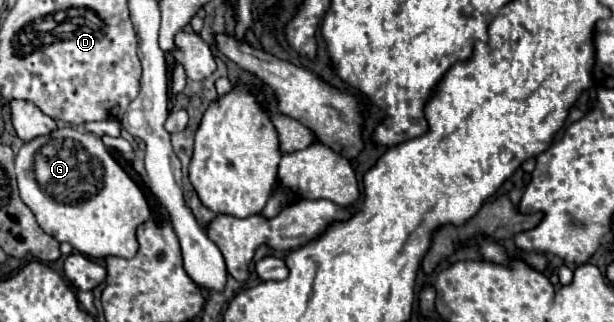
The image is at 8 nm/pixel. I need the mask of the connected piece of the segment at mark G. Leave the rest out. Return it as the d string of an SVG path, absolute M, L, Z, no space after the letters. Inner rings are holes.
M58 128L48 136L38 136L26 142L16 156L16 176L22 200L34 212L40 228L58 242L70 242L74 250L90 258L104 258L110 254L132 258L136 254L136 228L150 220L150 208L142 190L110 156L108 148L96 134L76 128Z

